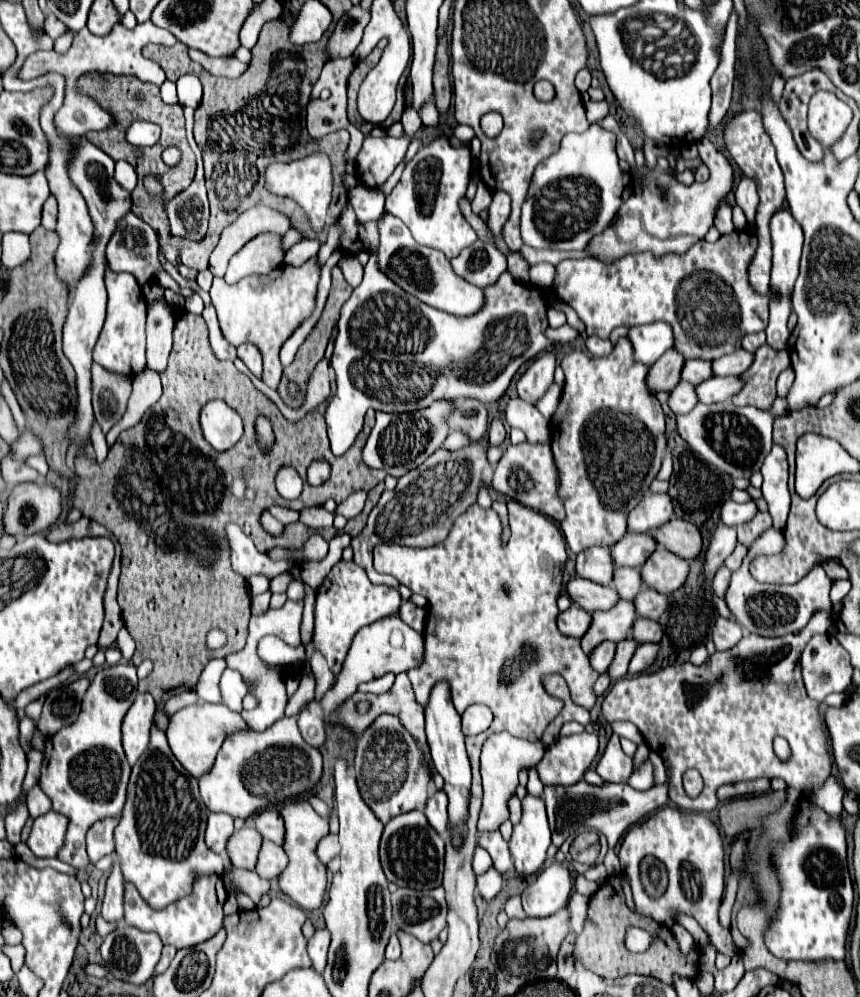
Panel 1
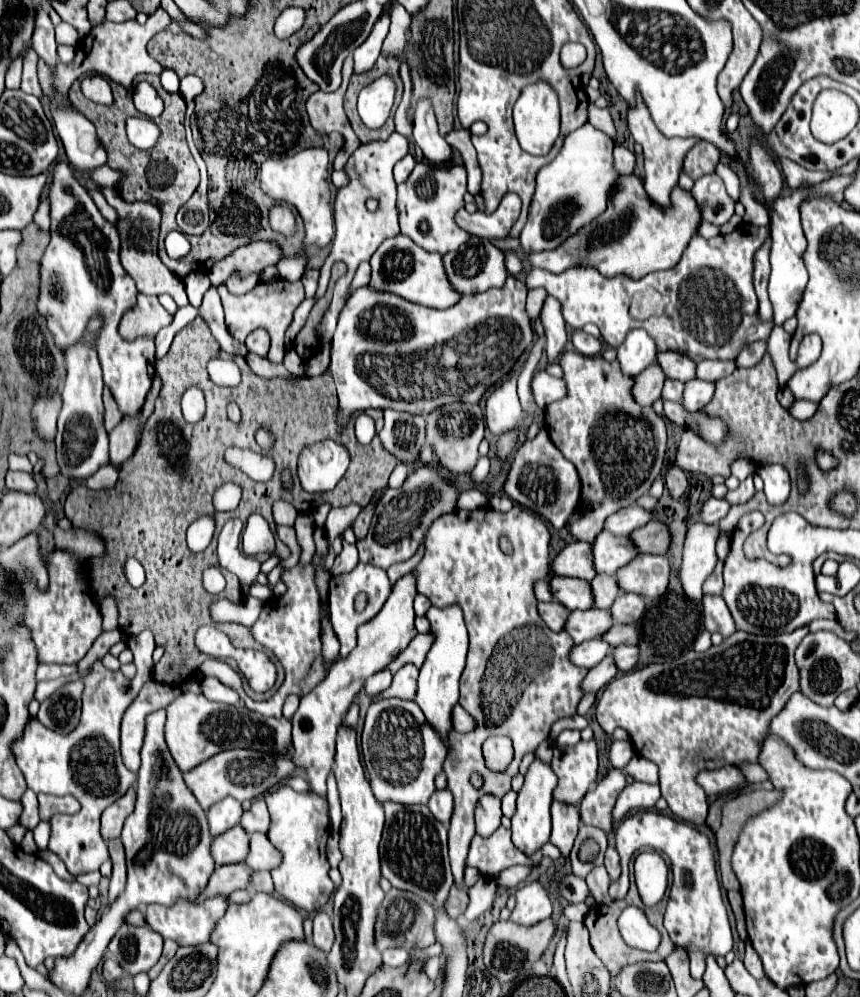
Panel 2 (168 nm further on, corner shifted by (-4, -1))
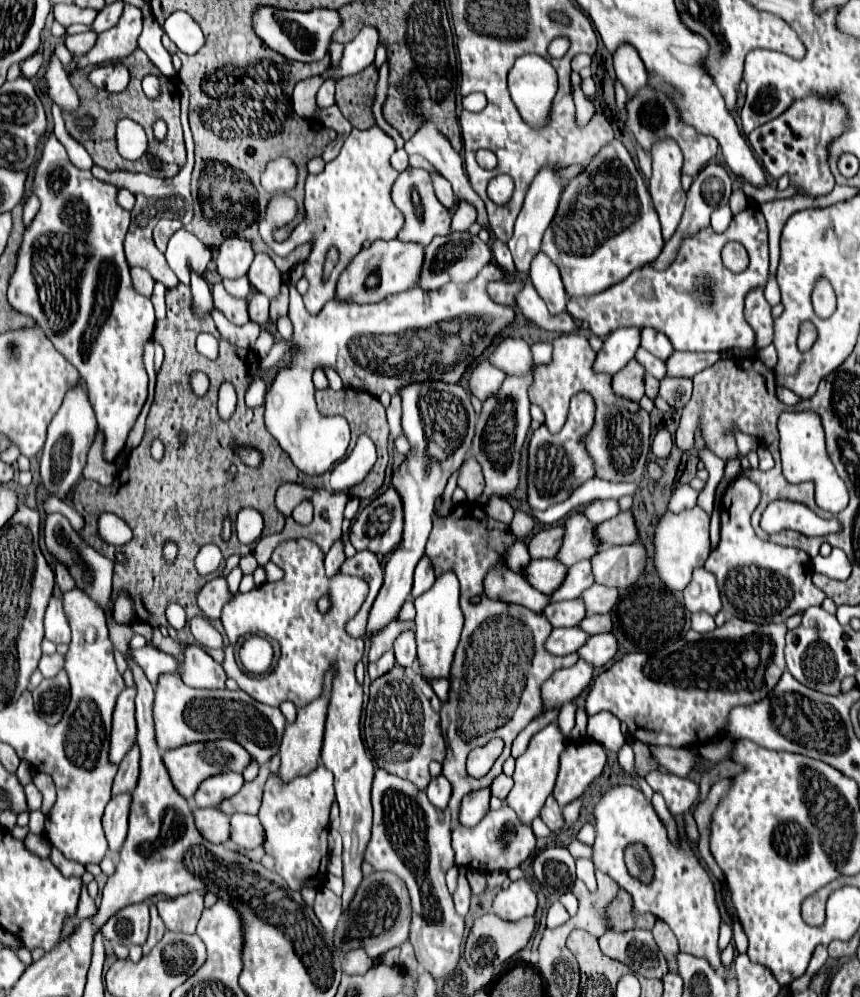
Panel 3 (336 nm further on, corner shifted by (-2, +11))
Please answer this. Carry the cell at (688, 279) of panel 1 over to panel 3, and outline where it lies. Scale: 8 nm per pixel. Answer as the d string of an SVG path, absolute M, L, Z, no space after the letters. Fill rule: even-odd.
M748 206L744 212L732 218L726 232L718 234L712 228L704 228L694 236L684 238L674 262L668 268L654 270L646 264L600 294L568 298L566 310L572 314L572 318L588 322L590 330L602 340L612 334L612 330L618 330L622 326L648 326L666 334L672 346L682 352L726 352L732 348L752 348L756 334L752 334L752 326L748 326L744 318L744 296L752 288L766 284L768 266L770 260L766 220L758 206ZM732 240L744 244L750 256L750 266L742 274L728 272L720 260L720 250L726 242ZM644 276L652 280L652 300L640 298L632 290L638 278Z

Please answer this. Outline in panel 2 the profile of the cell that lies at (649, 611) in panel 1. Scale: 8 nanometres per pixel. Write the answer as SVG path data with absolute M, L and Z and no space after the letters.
M620 594L614 600L610 614L616 624L634 624L644 614L644 598L638 598L636 594Z

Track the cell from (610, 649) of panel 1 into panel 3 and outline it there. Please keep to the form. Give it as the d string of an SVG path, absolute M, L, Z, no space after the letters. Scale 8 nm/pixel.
M578 626L576 628L554 628L550 638L546 640L546 650L550 650L556 656L566 656L570 652L580 650L580 646L584 646L588 638L590 634L586 634Z

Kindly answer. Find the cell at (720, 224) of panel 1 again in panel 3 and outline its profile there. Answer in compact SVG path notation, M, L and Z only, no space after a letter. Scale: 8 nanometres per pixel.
M708 164L708 166L704 166L704 168L700 170L700 174L694 178L694 182L692 182L692 186L690 186L690 190L688 190L686 210L684 210L684 216L682 216L682 222L680 222L676 234L666 242L666 246L664 246L664 250L662 250L662 254L660 254L660 258L656 258L656 262L652 262L652 266L658 268L658 270L666 268L666 266L674 260L674 256L676 256L676 252L678 252L678 246L680 246L680 240L682 240L684 236L690 236L690 234L694 234L696 230L708 226L708 224L710 224L710 214L712 214L716 208L728 204L730 192L732 192L732 178L730 178L730 174L726 172L726 168L720 166L720 164Z

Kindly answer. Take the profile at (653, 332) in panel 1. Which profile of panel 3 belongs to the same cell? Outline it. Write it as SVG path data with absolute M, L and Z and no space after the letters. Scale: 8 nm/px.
M632 326L614 330L604 340L604 348L598 352L594 370L616 374L636 356L638 348L640 348L640 330Z

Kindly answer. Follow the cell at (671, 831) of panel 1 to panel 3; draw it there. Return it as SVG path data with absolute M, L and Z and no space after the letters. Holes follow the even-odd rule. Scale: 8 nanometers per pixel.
M614 786L610 788L594 810L596 820L596 842L592 862L598 870L608 874L620 888L632 896L634 912L652 912L656 918L664 920L678 938L680 952L706 958L712 968L722 970L720 952L718 952L718 934L720 934L720 908L716 902L714 884L706 868L696 858L692 846L686 838L678 838L678 844L672 844L664 822L658 818L652 802L634 786ZM630 842L642 842L654 860L656 874L650 886L642 886L630 878L624 864L624 848Z

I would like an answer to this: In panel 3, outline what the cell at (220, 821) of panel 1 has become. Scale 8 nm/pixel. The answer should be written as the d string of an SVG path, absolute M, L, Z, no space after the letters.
M236 772L212 776L200 784L194 796L194 802L200 808L218 808L218 804L224 798L232 798L242 788L242 784L244 784L242 774L236 774Z

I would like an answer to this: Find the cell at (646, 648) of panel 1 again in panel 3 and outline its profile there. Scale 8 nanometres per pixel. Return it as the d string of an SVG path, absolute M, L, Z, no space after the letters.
M594 634L578 650L578 656L594 664L594 668L602 668L614 658L616 650L618 650L618 640L614 634Z

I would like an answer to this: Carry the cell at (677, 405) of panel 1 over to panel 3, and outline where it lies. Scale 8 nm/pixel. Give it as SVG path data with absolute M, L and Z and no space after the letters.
M638 348L636 360L638 360L638 362L646 368L646 372L652 374L654 378L662 380L662 378L666 376L666 362L660 360L660 358L656 358L656 356L652 356L652 354L648 354L644 348Z

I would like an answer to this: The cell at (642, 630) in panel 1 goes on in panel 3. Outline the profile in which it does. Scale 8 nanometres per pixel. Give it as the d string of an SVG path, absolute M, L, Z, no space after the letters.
M596 614L586 616L580 622L580 628L588 634L600 634L600 632L612 632L612 616L610 614Z

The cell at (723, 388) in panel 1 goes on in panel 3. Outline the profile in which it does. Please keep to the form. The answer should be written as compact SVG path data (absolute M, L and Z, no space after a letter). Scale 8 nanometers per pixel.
M664 378L660 380L660 394L654 400L656 408L662 412L682 410L692 398L692 380L690 378Z

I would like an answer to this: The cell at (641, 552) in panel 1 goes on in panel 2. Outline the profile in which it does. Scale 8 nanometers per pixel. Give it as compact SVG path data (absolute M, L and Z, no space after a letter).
M602 530L592 544L596 574L614 574L618 566L624 566L636 554L638 550L634 550L634 546L626 542L626 538L618 538L606 530Z

